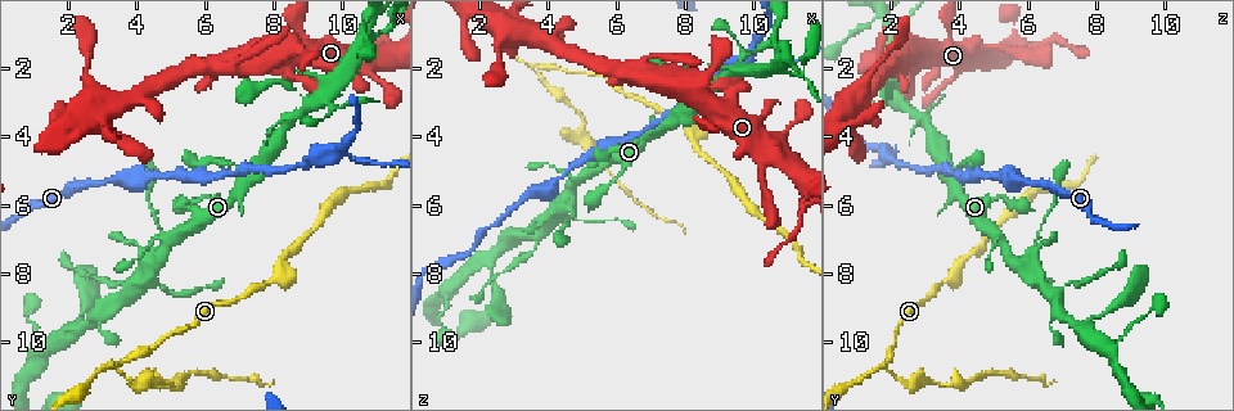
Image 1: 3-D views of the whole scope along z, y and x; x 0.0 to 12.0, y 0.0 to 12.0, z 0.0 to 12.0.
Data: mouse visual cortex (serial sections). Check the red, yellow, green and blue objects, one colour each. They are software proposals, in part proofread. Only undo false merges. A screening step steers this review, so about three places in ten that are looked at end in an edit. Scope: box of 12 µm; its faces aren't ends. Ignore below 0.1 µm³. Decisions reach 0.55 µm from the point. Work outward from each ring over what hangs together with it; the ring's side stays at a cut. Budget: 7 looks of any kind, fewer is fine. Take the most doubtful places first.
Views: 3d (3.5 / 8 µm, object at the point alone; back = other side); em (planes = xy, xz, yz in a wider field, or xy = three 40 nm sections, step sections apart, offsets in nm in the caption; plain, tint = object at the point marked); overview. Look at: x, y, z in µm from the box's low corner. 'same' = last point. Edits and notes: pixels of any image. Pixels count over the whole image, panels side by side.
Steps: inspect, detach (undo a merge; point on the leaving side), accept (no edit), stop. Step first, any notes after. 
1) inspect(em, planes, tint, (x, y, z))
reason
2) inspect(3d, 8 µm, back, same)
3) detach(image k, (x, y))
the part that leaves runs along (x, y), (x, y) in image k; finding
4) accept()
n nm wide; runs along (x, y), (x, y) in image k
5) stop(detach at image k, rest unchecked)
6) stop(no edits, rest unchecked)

inspect(3d, 3.5 µm, (3.5, 10.7, 1.9))
thin neck

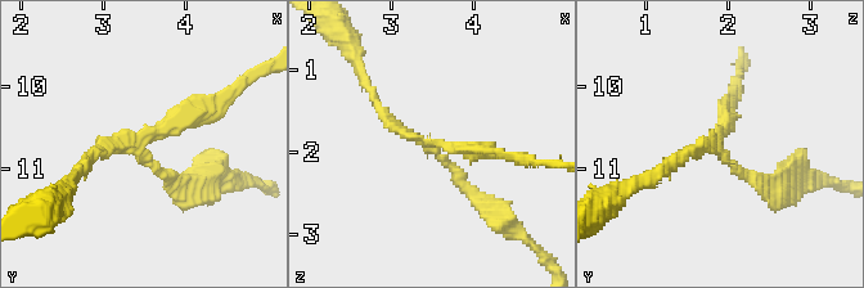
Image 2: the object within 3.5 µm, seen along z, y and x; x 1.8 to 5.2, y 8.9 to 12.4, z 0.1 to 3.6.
inspect(em, xy, step 3, tint, (3.45, 10.70, 1.90))
shape alone is not enough

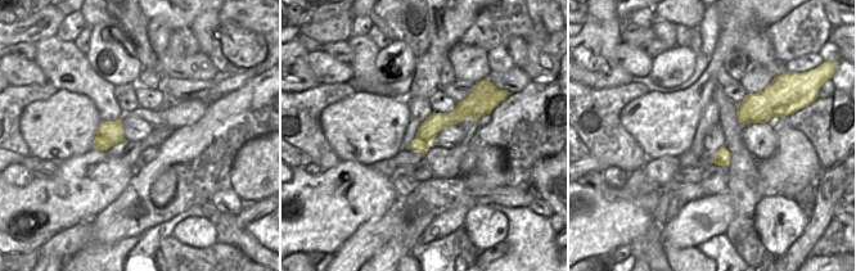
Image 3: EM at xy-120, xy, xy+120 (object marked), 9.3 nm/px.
inspect(em, xy, step 2, tint, same)
another direction

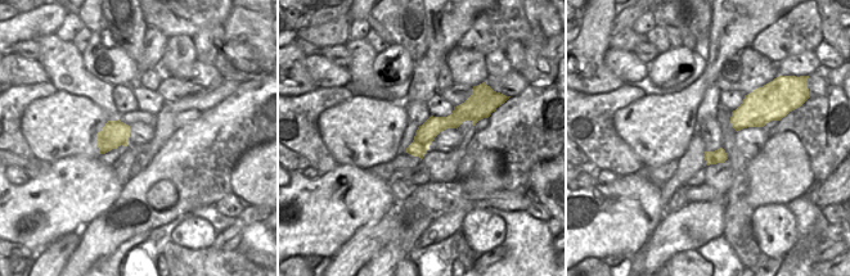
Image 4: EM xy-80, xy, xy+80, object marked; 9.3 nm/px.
detach(image 2, (459, 176))
arms of 150, 150, 200 nm; border along (98, 139), (104, 139), (111, 149) in image 4; a second cell is stuck on

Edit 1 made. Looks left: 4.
inspect(3d, 3.5 µm, (9.6, 4.4, 1.8))
two arms in line, one across

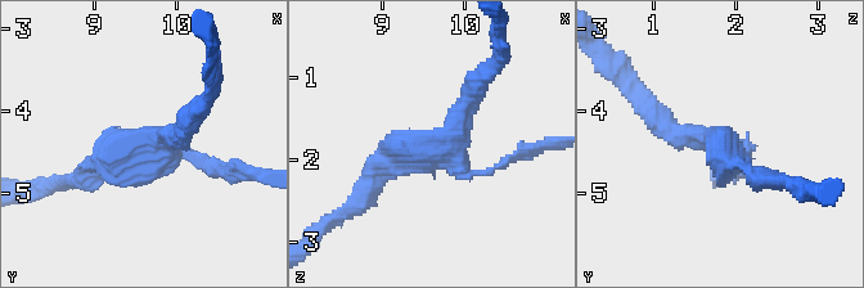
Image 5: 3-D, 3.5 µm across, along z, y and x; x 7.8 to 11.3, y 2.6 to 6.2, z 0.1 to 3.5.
inspect(em, xy, step 3, plain, (9.60, 4.45, 1.85))
3 arms; arms of 100, 200, 250 nm; shape alone is not enough

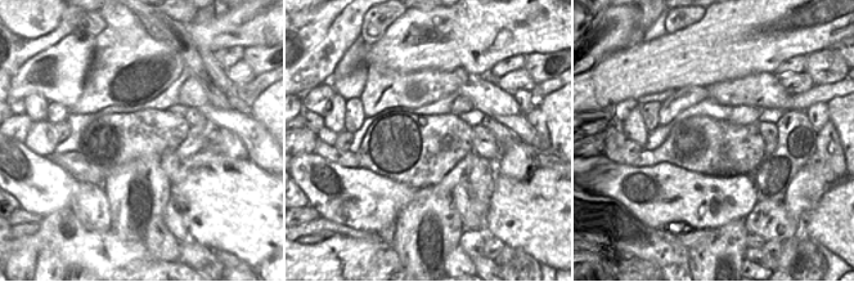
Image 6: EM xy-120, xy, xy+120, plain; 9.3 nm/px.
inspect(em, xy, step 3, tint, same)
with the object marked

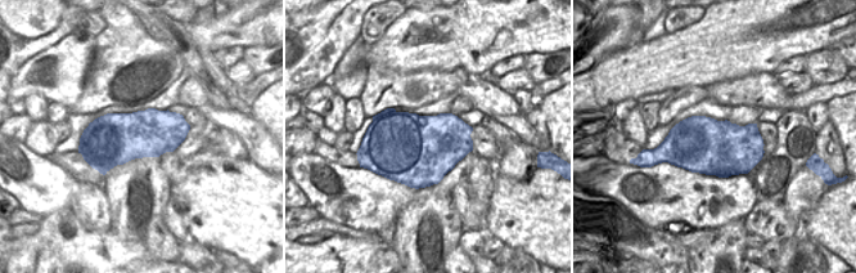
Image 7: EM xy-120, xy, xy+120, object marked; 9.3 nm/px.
detach(image 5, (223, 169))
650 nm wide; the part that leaves runs along (185, 154), (205, 166), (268, 175) in image 5; a second cell is stuck on

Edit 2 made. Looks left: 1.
stop(detach at image 2, detach at image 5, rest unchecked)

